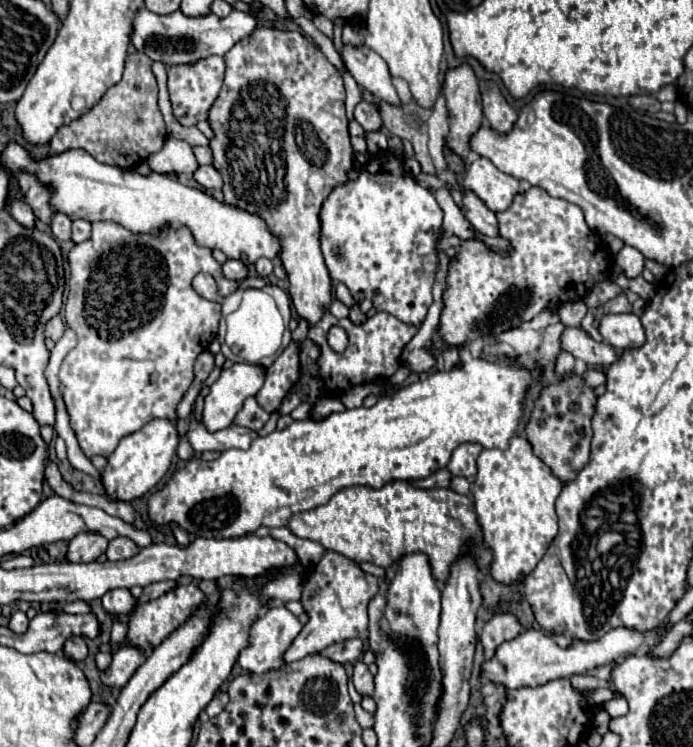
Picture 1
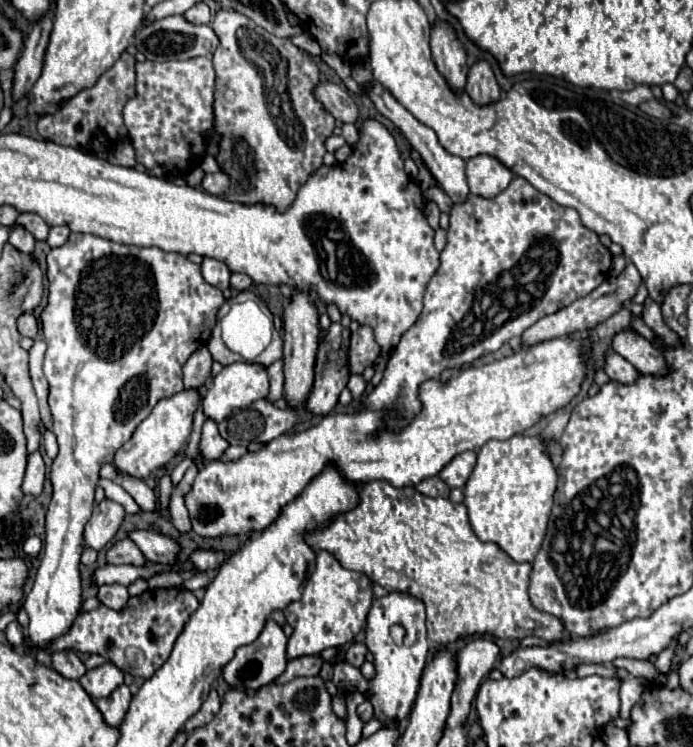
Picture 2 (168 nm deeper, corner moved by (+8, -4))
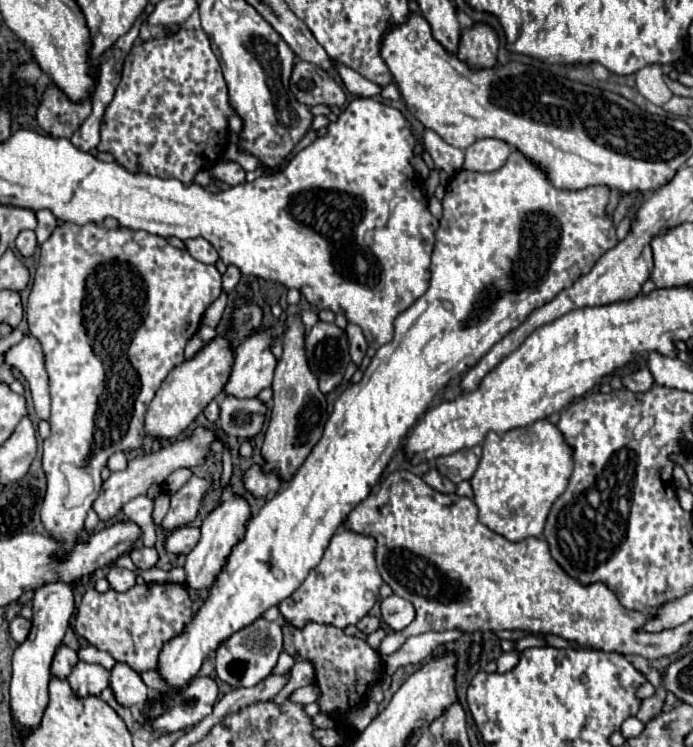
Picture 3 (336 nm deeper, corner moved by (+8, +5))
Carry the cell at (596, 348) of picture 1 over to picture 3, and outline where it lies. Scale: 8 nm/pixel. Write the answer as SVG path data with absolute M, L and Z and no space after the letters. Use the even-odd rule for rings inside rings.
M643 366L637 372L631 372L629 376L625 376L623 378L623 384L631 392L647 392L655 384L655 380L653 380L653 374L649 372L649 368Z

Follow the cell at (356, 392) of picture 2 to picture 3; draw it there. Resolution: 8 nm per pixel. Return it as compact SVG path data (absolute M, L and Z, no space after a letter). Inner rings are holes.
M349 324L347 328L347 336L349 336L349 352L351 352L351 360L355 364L361 364L363 356L365 356L365 350L367 350L367 342L365 342L365 336L361 332L361 328L357 324Z

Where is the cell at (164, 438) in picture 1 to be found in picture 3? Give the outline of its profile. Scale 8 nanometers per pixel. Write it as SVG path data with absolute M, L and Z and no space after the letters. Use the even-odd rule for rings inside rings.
M217 334L211 342L207 342L197 356L183 360L169 376L163 380L161 388L157 390L149 412L145 416L145 430L151 438L177 438L195 418L203 412L203 408L221 394L225 380L229 380L229 372L233 368L233 346L229 338Z

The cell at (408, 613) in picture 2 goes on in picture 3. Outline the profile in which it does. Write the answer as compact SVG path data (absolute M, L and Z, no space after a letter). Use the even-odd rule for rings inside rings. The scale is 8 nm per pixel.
M391 594L381 602L381 614L385 624L391 630L403 630L415 618L415 608L409 600L403 600L401 596Z

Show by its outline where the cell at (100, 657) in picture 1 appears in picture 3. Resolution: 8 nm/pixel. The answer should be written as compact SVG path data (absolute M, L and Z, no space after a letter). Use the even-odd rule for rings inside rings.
M59 646L55 652L55 658L53 658L53 664L51 664L51 676L61 678L61 680L67 678L77 662L79 662L79 658L77 658L75 650L71 650L67 646Z

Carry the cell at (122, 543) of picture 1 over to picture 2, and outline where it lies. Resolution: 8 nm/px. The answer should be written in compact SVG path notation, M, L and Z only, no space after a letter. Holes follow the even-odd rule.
M121 539L107 551L105 561L111 565L143 565L147 559L131 539Z

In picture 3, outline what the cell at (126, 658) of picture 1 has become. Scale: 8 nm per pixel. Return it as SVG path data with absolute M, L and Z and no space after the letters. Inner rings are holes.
M77 662L73 672L67 676L67 682L69 682L73 694L87 698L87 696L99 696L101 690L107 688L109 676L111 676L111 672L99 664Z

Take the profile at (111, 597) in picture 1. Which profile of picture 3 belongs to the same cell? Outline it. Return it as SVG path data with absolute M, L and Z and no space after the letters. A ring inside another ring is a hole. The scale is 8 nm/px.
M113 566L107 572L107 580L109 580L111 588L117 590L117 592L127 592L129 588L133 588L135 586L135 578L137 578L137 574L133 570L127 570L127 568Z

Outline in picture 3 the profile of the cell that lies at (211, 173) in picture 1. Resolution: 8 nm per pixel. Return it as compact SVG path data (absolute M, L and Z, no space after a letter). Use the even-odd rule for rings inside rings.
M219 162L209 172L211 172L211 176L215 176L231 186L245 182L245 170L237 162Z

